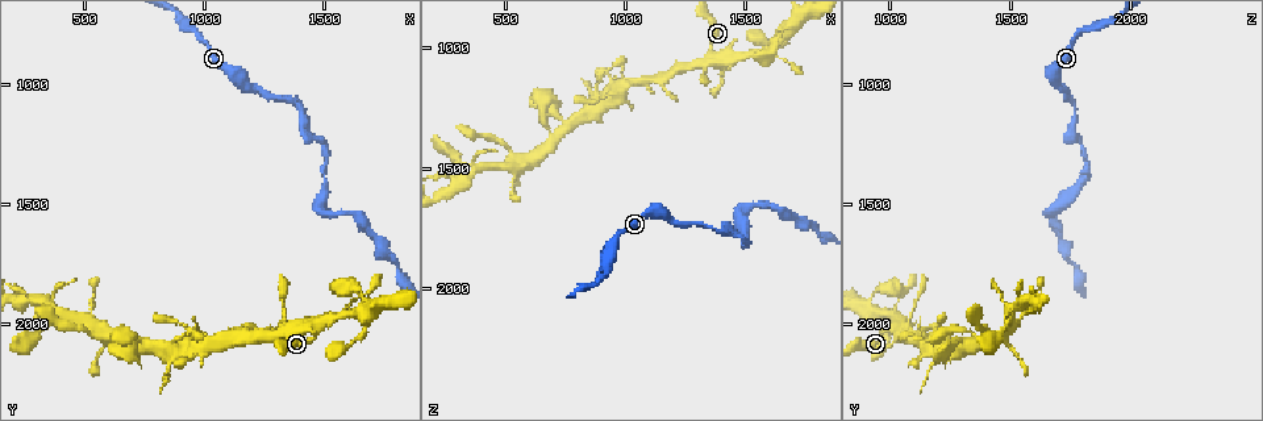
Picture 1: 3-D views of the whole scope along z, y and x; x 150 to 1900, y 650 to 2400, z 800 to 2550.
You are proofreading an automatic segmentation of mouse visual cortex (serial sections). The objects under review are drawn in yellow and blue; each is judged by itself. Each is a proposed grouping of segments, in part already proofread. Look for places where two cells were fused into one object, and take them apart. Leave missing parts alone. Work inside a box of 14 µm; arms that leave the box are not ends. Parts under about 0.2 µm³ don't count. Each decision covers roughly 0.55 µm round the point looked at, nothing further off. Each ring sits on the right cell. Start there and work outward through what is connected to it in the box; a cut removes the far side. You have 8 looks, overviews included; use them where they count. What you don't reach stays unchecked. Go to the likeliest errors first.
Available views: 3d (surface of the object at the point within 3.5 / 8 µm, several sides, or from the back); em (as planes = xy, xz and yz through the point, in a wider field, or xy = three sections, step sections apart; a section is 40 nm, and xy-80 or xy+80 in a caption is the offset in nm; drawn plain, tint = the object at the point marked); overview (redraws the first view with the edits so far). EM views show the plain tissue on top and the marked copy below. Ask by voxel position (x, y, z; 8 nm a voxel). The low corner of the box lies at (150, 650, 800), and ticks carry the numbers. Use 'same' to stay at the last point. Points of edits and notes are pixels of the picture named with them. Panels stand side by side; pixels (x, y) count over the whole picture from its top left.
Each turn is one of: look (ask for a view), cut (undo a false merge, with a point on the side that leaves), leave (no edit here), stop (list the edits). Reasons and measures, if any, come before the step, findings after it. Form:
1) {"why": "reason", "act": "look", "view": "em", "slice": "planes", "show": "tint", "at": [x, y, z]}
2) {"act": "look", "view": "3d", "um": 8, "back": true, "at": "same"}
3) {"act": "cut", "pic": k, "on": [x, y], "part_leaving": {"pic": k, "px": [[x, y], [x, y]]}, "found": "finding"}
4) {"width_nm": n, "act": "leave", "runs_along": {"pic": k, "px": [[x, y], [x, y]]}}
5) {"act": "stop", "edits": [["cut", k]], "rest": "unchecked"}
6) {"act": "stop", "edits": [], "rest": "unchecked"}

{"why": "sharp bend", "act": "look", "view": "3d", "um": 8, "at": [1500, 1540, 1680]}

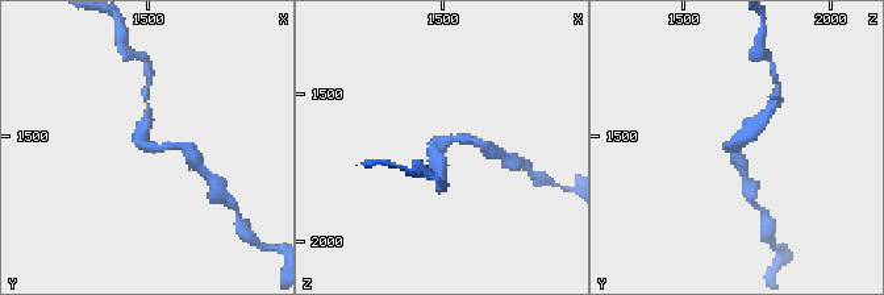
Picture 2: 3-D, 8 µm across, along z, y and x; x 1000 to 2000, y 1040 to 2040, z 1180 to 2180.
{"act": "look", "view": "3d", "um": 3.5, "at": [1490, 1530, 1690]}

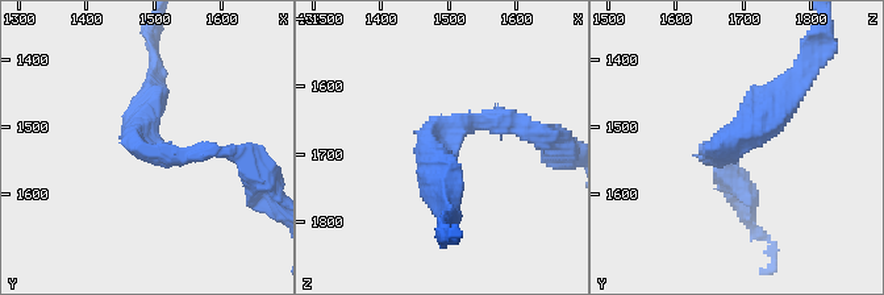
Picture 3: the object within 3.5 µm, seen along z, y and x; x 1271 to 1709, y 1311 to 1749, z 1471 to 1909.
{"act": "leave", "runs_along": {"pic": 3, "px": [[446, 203], [434, 149], [471, 121], [522, 125]]}, "found": "all the same cell"}

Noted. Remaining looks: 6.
{"why": "a fork", "act": "look", "view": "3d", "um": 3.5, "at": [320, 1890, 1570]}

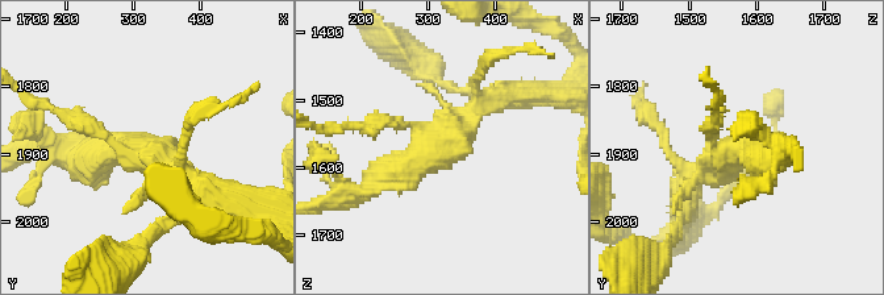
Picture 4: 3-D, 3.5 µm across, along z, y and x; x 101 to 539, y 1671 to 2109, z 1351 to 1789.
{"act": "look", "view": "em", "slice": "xy", "step": 1, "show": "tint", "at": [315, 1890, 1570]}

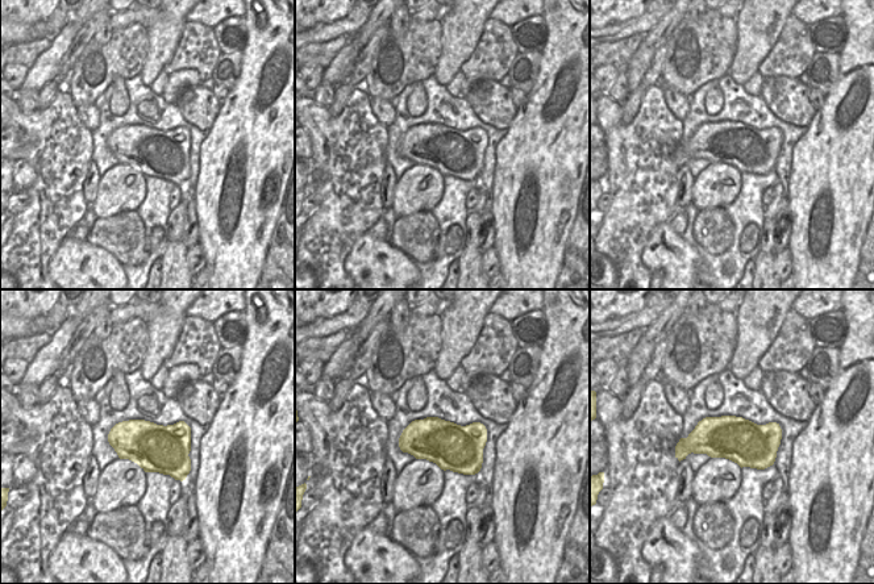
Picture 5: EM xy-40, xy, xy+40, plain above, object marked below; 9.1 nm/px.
{"act": "look", "view": "em", "slice": "xy", "step": 5, "show": "tint", "at": "same"}

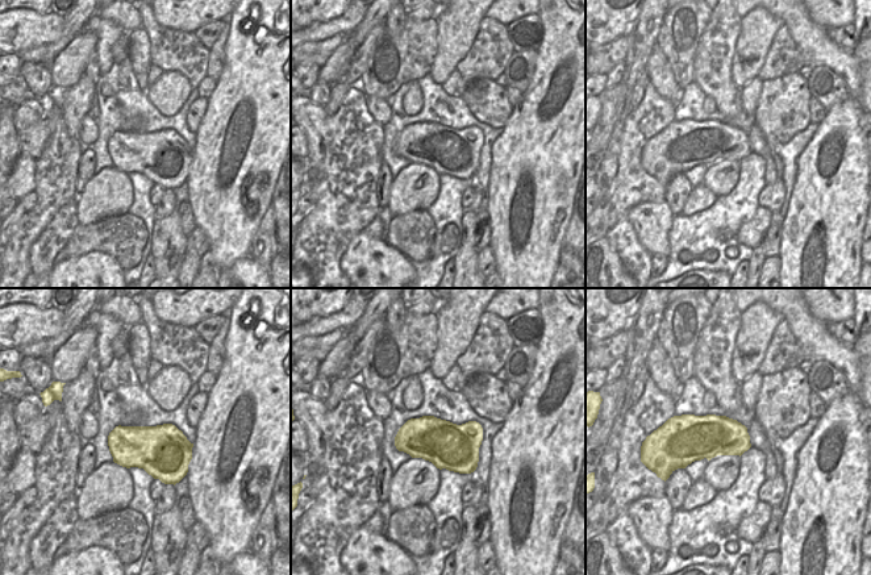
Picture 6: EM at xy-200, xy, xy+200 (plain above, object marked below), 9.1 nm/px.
{"width_nm": 420, "act": "leave", "runs_along": {"pic": 4, "px": [[499, 95], [418, 162], [362, 192]]}, "found": "continuous, no second cell"}

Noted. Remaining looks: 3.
{"why": "sharp bend", "act": "look", "view": "3d", "um": 3.5, "at": [660, 2100, 1230]}

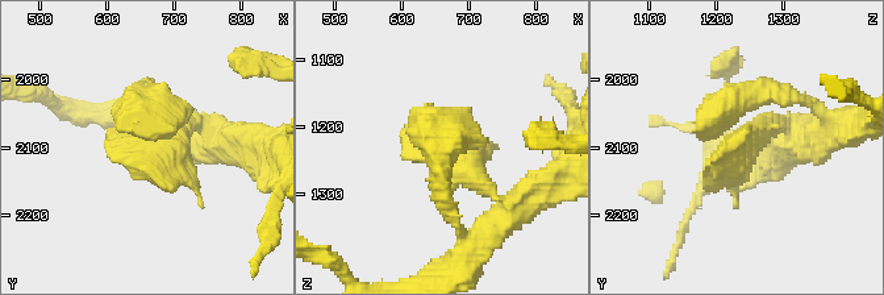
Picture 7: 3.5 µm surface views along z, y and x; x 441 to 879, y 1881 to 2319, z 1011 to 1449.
{"why": "shape alone is not enough", "act": "look", "view": "em", "slice": "xy", "step": 2, "show": "tint", "at": [660, 2100, 1230]}

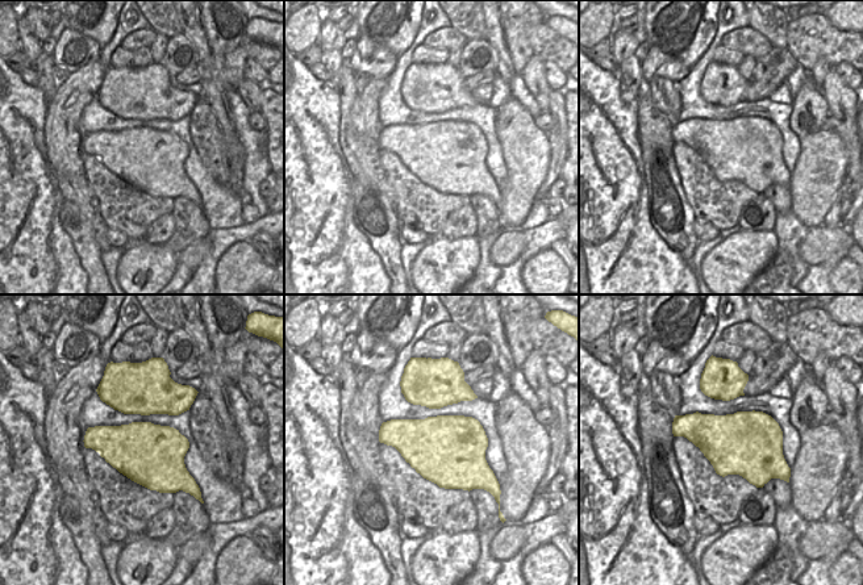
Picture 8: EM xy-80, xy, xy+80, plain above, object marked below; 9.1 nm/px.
{"act": "leave", "runs_along": {"pic": 7, "px": [[209, 127], [149, 146], [145, 86]]}, "found": "continuous, no second cell"}

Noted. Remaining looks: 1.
{"act": "stop", "edits": [], "rest": "unchecked"}

